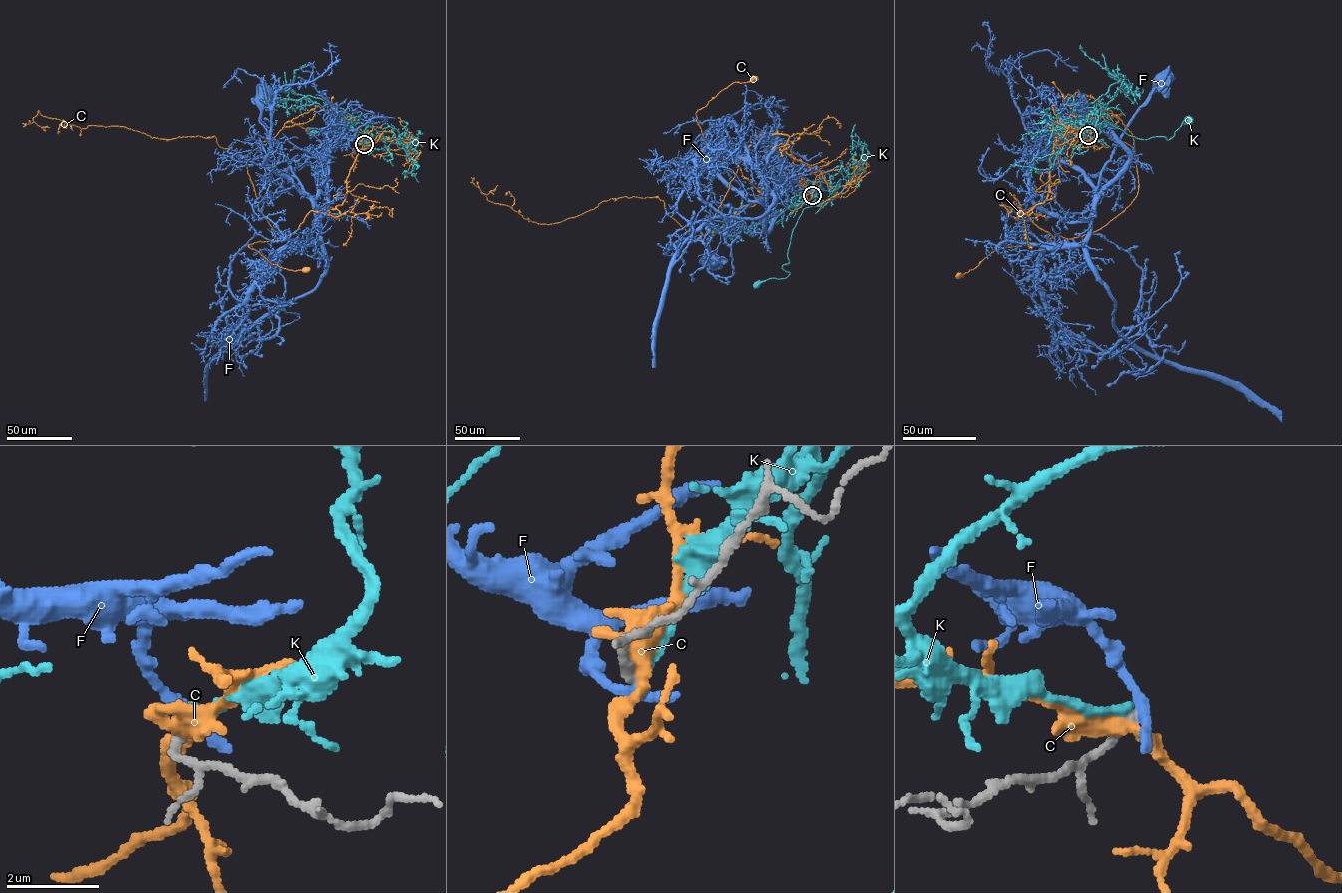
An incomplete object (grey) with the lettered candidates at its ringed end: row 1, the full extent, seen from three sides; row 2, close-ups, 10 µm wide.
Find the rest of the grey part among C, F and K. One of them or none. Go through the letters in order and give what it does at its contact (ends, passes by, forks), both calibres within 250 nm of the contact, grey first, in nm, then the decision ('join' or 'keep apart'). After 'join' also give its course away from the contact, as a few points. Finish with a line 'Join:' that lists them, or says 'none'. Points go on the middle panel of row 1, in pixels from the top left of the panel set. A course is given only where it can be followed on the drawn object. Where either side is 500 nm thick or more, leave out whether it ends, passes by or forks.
C: it forks there; 220 nm thick on the grey side, 320 nm on the other; keep apart
F: it ends there; 200 nm thick on the grey side, 320 nm on the other; keep apart
K: it ends there; 200 nm thick on the grey side, 200 nm on the other; keep apart
Join: none

